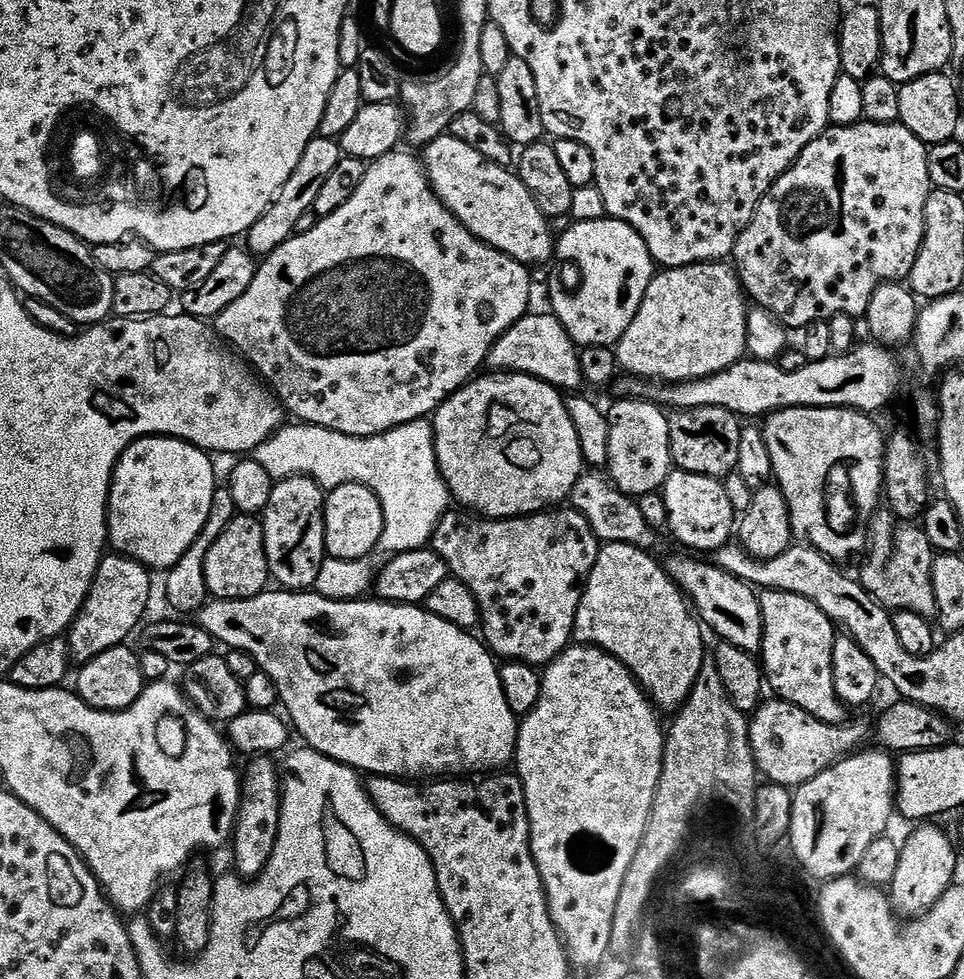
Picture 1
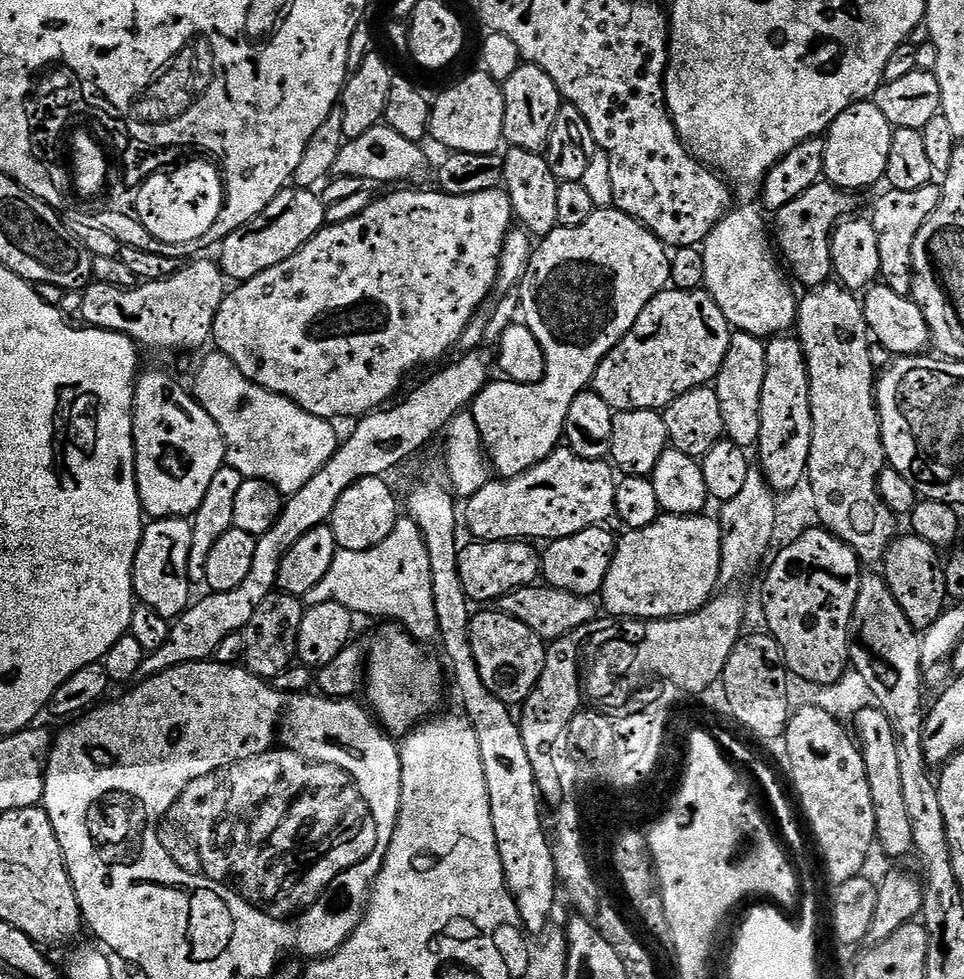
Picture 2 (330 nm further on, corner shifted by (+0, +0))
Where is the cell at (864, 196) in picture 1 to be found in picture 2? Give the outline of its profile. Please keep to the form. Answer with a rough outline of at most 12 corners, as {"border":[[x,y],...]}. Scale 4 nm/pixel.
{"border":[[821,182],[775,213],[774,240],[813,290],[855,195]]}

